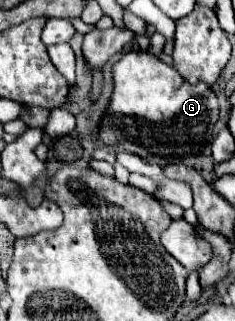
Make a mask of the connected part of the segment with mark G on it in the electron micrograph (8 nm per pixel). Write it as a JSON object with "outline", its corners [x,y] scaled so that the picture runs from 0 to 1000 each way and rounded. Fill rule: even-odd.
{"outline":[[[549,159],[481,209],[489,283],[430,383],[430,433],[481,464],[549,470],[634,508],[779,508],[864,477],[932,377],[932,315],[881,259],[813,265],[634,159]]]}

